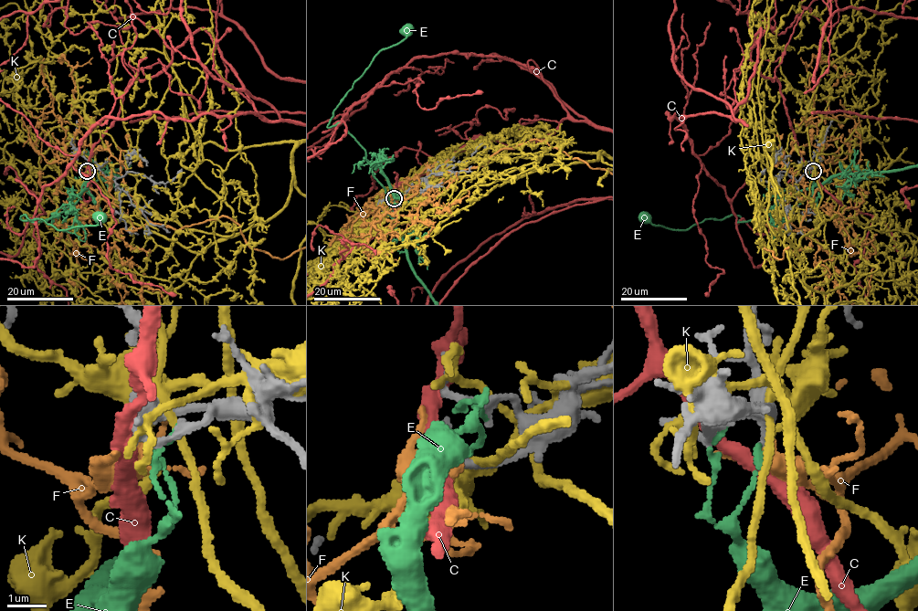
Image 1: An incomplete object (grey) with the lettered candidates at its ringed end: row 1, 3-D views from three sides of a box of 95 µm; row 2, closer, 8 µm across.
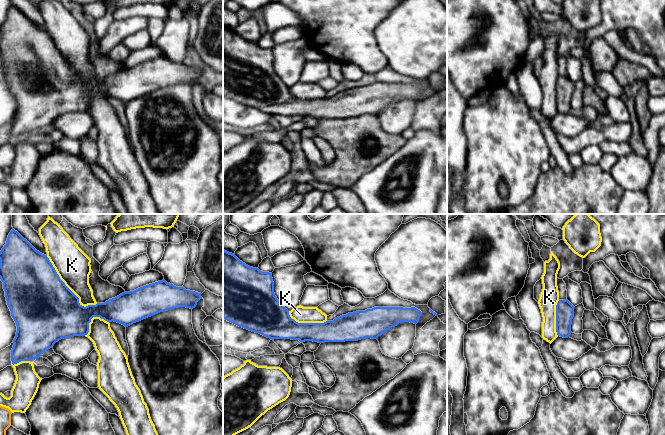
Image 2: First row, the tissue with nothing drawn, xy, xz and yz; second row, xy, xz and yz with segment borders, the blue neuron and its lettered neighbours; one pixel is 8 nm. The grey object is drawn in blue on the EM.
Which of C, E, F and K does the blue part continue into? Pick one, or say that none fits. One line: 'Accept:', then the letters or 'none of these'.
Accept: none of these

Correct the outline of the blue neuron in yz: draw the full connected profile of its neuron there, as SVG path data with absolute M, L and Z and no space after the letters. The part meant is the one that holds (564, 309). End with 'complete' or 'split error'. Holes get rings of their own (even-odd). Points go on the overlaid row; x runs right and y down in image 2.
M559 300L556 305L556 332L563 338L570 337L574 306L568 300Z | complete

